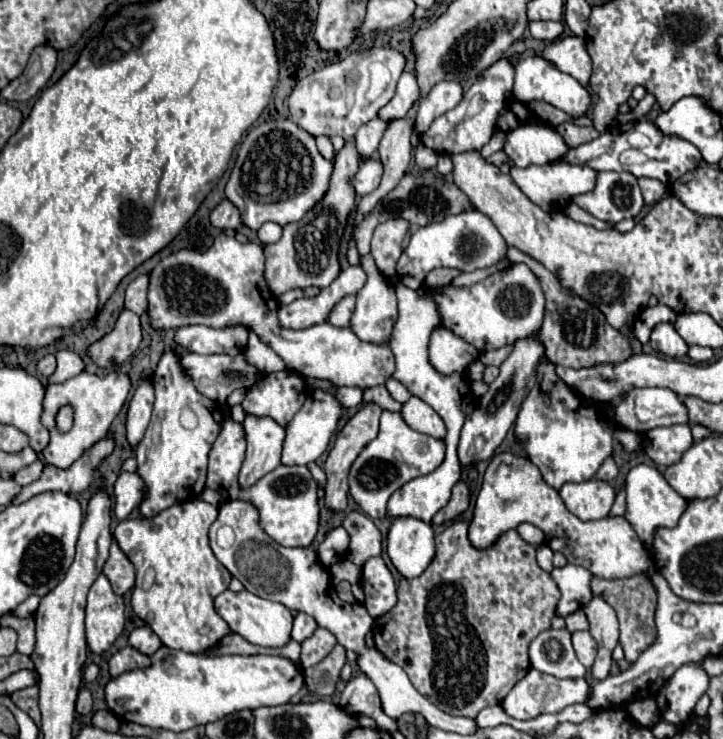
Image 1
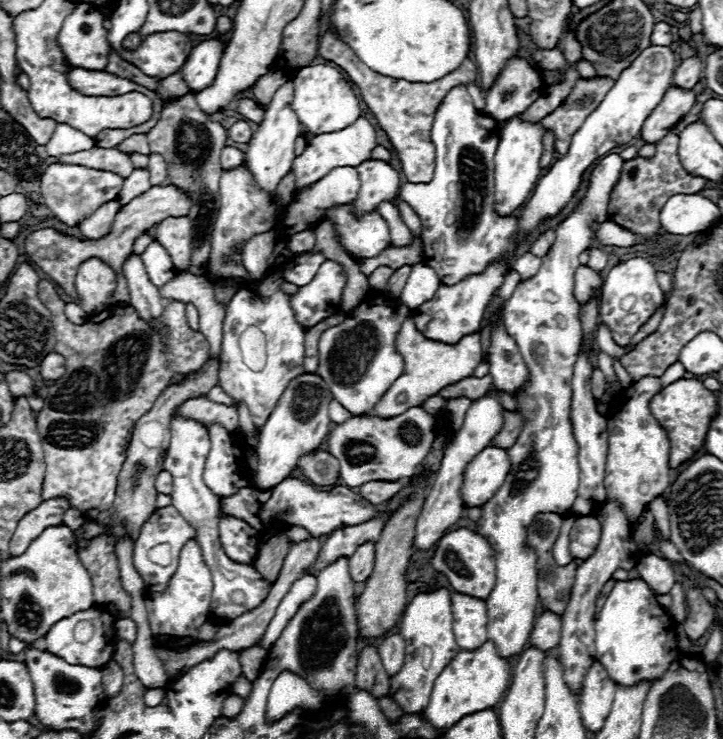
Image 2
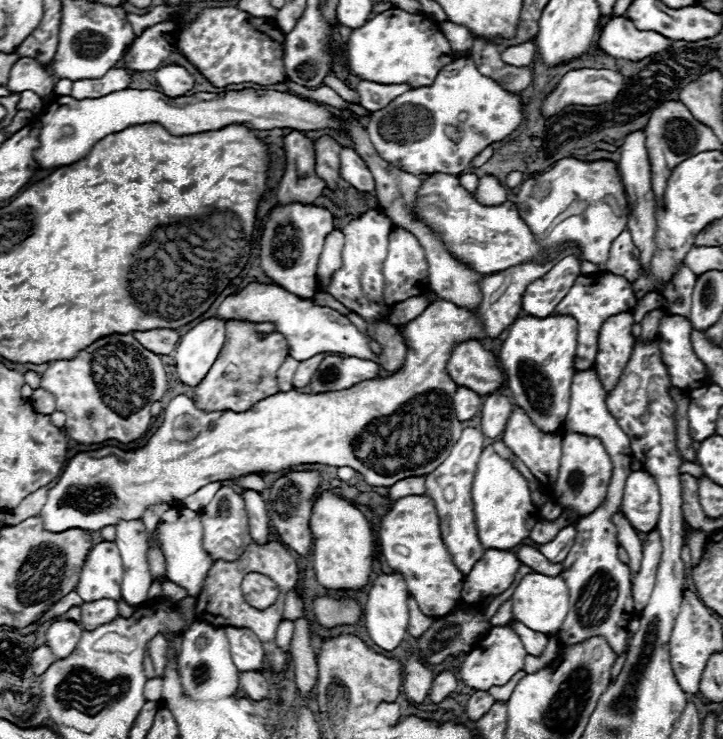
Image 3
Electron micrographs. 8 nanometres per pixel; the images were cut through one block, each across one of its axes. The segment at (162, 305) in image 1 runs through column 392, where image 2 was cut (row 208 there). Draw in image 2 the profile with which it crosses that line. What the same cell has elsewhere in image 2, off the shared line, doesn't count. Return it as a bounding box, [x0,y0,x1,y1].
[354,160,400,212]

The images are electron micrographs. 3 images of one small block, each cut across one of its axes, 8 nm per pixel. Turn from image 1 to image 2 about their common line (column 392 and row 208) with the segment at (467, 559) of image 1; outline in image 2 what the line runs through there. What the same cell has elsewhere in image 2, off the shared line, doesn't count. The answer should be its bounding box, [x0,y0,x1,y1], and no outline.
[608,132,706,236]

